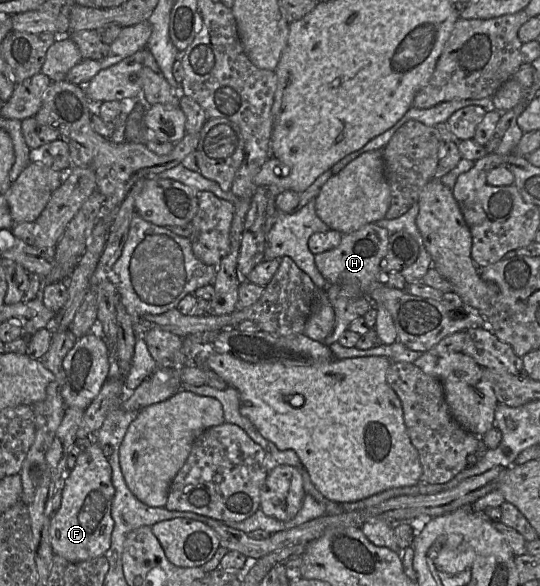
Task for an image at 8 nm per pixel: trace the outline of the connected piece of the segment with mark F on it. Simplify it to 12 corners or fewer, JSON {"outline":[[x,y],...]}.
{"outline":[[93,440],[50,519],[54,555],[105,555],[114,529],[111,465]]}

